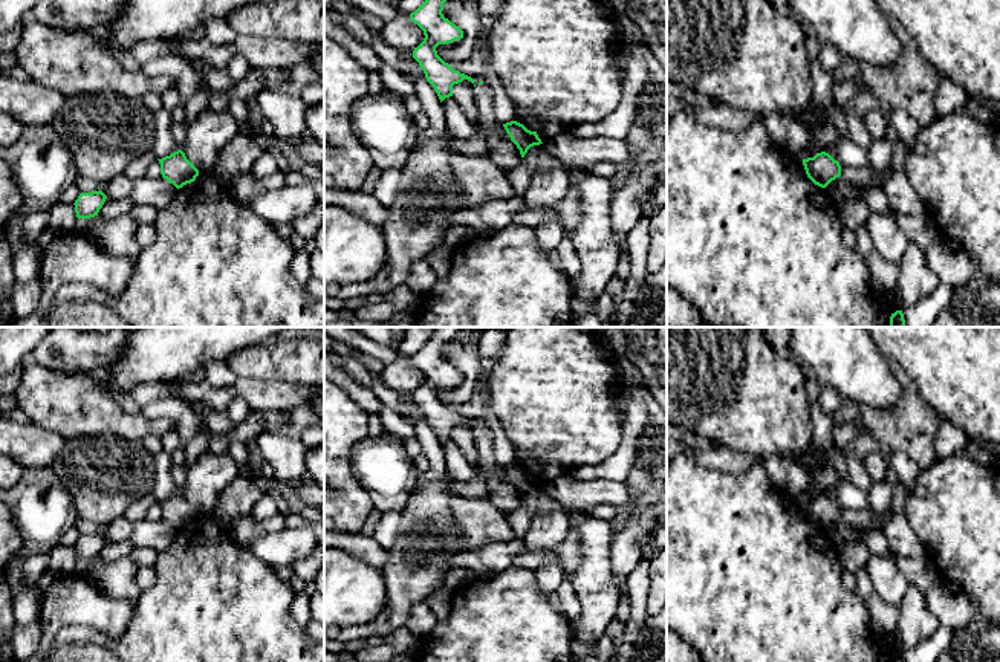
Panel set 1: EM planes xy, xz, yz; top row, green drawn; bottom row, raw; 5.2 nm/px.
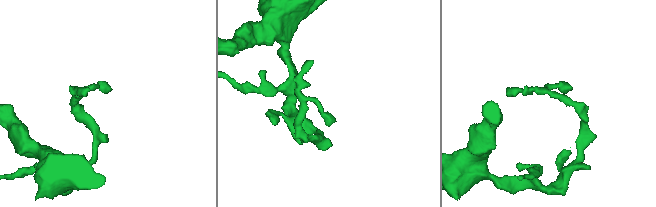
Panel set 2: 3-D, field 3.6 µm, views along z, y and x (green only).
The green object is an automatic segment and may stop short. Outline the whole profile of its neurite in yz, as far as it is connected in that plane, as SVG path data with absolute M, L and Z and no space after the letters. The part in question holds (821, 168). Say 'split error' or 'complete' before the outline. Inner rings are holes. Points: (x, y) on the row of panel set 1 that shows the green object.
complete | M826 151L803 159L803 165L807 177L821 188L826 188L832 180L841 176L839 162Z

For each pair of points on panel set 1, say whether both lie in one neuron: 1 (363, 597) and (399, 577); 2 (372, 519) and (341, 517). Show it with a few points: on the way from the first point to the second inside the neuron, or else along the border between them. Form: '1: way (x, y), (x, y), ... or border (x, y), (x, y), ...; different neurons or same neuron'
1: border (381, 571), (389, 600); different neurons
2: border (372, 508), (358, 532); different neurons

